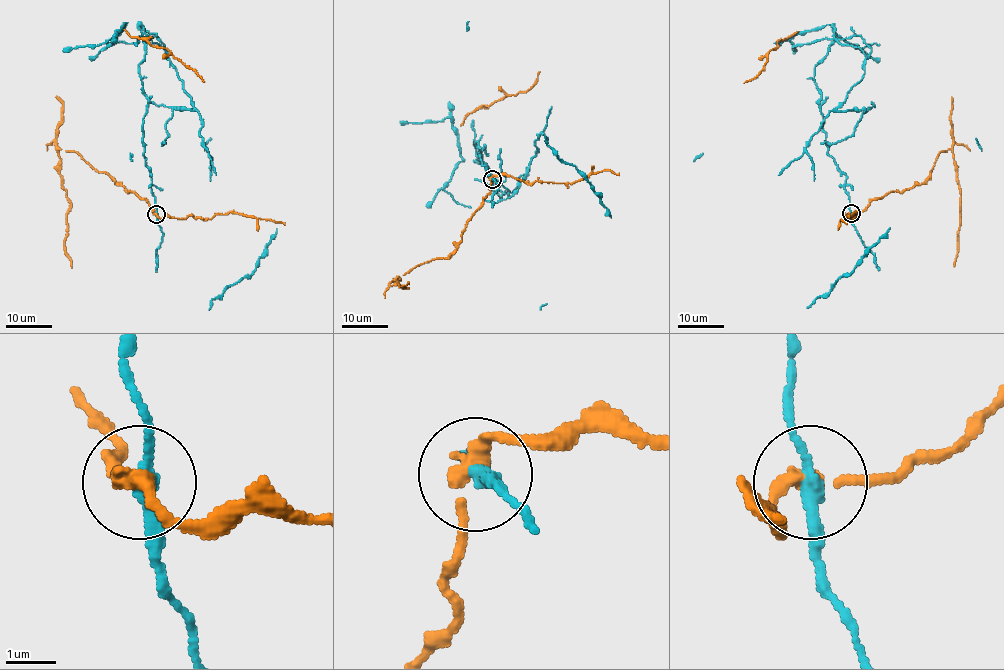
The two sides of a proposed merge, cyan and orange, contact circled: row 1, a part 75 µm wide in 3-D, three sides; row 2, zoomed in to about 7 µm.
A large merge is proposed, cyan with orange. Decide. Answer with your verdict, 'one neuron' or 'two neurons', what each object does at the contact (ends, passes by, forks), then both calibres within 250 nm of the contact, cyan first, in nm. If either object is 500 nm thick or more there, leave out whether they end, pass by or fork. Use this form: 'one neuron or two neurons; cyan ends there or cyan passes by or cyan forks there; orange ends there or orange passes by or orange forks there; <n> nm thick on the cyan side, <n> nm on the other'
two neurons; cyan passes by; orange passes by; 280 nm thick on the cyan side, 280 nm on the other

